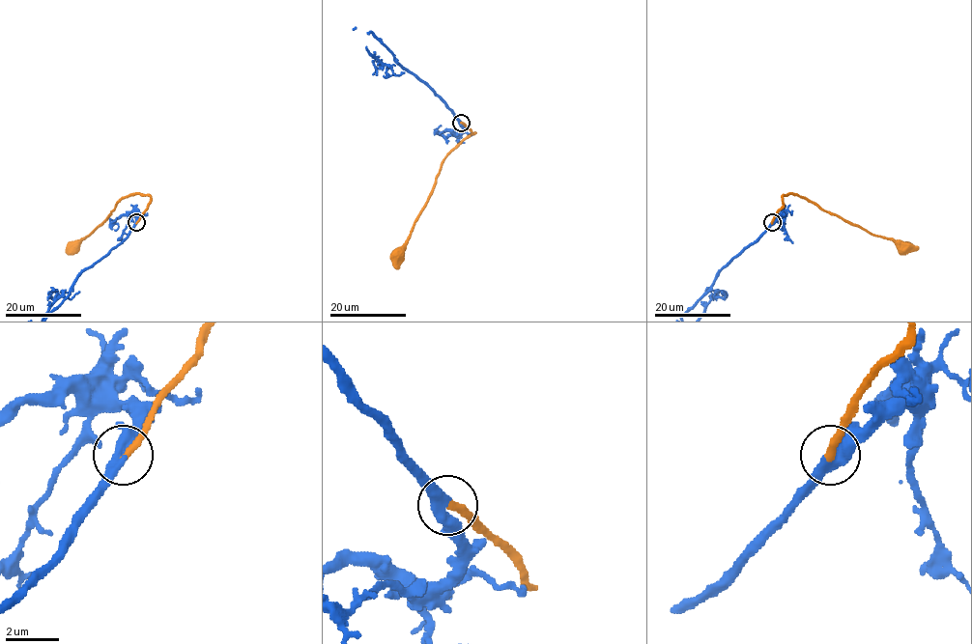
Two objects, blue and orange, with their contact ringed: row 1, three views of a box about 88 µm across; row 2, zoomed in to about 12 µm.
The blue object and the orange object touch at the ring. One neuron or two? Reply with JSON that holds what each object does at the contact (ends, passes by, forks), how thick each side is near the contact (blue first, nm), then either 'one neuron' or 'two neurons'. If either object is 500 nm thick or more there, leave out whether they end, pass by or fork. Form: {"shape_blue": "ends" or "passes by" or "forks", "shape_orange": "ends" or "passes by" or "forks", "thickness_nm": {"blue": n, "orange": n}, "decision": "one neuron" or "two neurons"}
{"shape_blue": "passes by", "shape_orange": "ends", "thickness_nm": {"blue": 480, "orange": 280}, "decision": "one neuron"}

